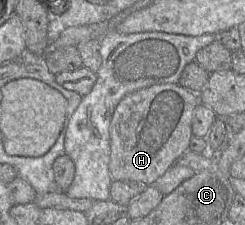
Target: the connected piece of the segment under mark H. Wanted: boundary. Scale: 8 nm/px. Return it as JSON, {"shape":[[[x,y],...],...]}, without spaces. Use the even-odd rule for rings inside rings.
{"shape":[[[179,83],[153,85],[126,95],[116,106],[109,127],[109,172],[113,181],[153,185],[189,150],[192,119],[200,104],[198,94]]]}

